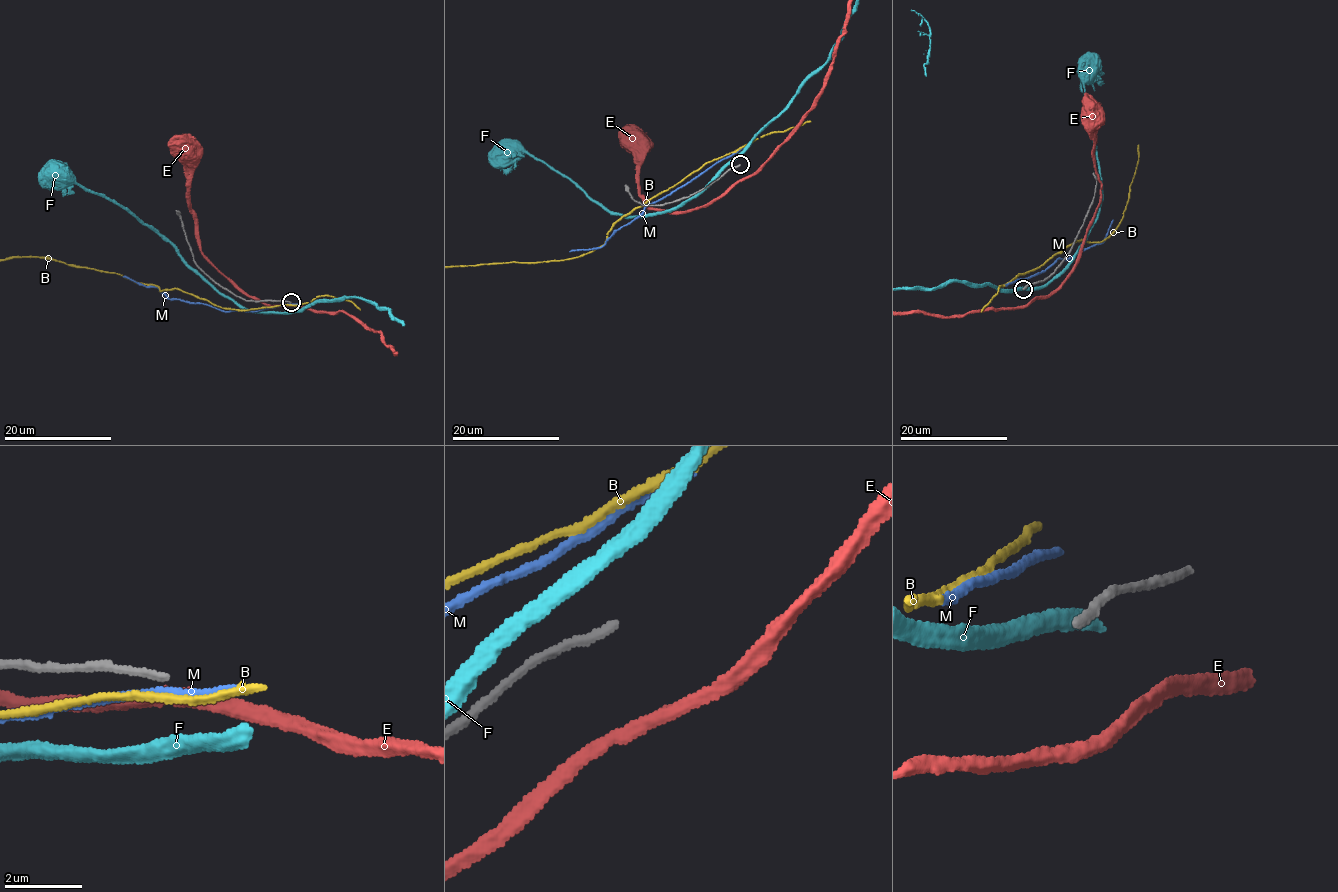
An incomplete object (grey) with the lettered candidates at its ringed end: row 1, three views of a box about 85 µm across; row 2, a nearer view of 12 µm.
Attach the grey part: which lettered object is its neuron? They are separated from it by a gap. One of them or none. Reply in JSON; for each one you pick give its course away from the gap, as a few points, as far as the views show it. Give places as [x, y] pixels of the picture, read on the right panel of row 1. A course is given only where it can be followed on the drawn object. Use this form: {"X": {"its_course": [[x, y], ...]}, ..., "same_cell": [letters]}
{"same_cell": []}

